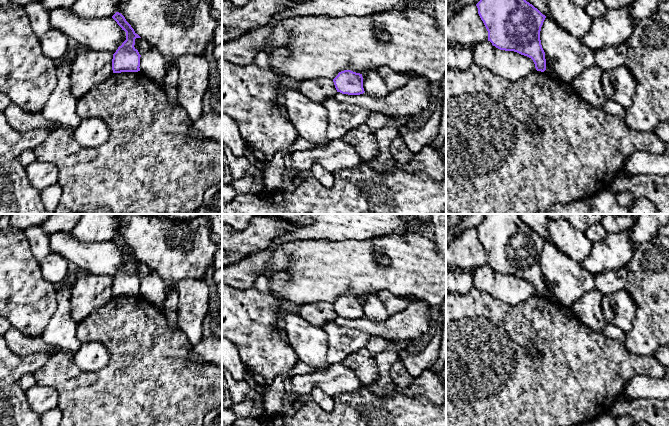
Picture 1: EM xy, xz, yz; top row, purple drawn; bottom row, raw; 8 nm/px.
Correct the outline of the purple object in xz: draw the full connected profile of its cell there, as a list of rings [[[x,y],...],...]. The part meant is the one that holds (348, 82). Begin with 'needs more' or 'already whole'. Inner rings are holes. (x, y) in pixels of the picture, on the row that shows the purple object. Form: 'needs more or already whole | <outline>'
already whole | [[[344,70],[338,73],[333,79],[337,92],[348,95],[363,94],[363,77],[362,74],[351,70]]]

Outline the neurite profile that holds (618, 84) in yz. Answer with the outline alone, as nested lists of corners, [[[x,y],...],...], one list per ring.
[[[626,66],[604,70],[602,87],[608,100],[618,102],[626,109],[632,106],[636,82],[633,74]]]

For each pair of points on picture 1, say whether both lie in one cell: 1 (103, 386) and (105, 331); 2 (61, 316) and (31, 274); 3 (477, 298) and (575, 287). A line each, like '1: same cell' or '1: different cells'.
1: same cell
2: different cells
3: different cells

